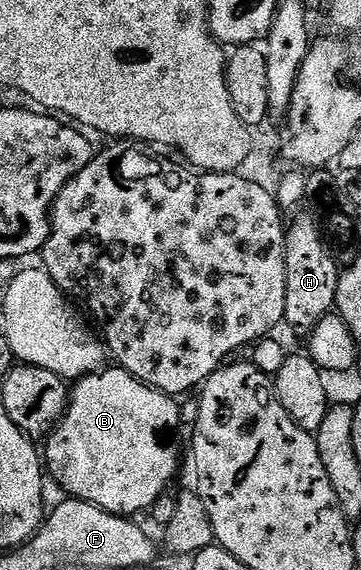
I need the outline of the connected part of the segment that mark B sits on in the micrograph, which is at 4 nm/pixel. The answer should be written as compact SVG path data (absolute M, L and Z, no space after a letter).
M105 368L98 374L87 374L71 387L68 411L64 413L64 419L56 425L55 430L46 439L48 447L43 447L42 454L46 459L47 473L64 489L65 495L80 498L111 514L136 516L139 510L147 511L167 491L164 489L171 484L172 477L175 476L176 469L180 466L180 406L176 402L179 401L173 395L164 394L154 389L153 386L147 386L145 382L138 381L130 372L119 368Z

